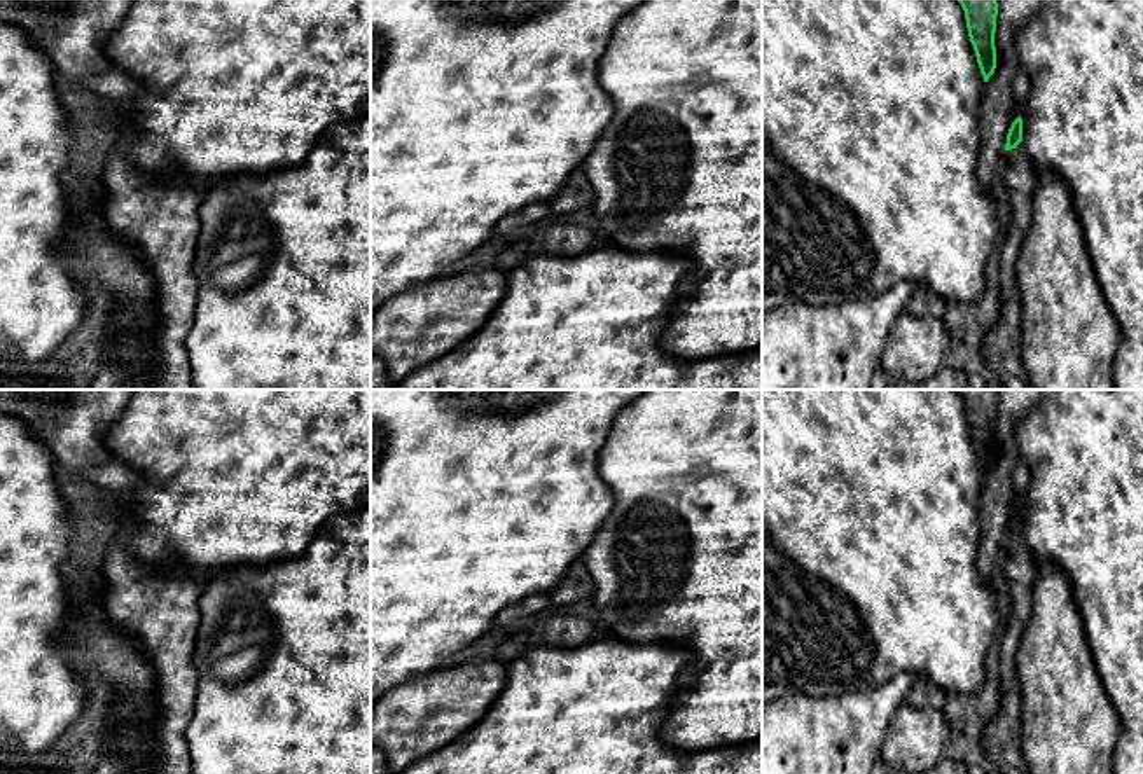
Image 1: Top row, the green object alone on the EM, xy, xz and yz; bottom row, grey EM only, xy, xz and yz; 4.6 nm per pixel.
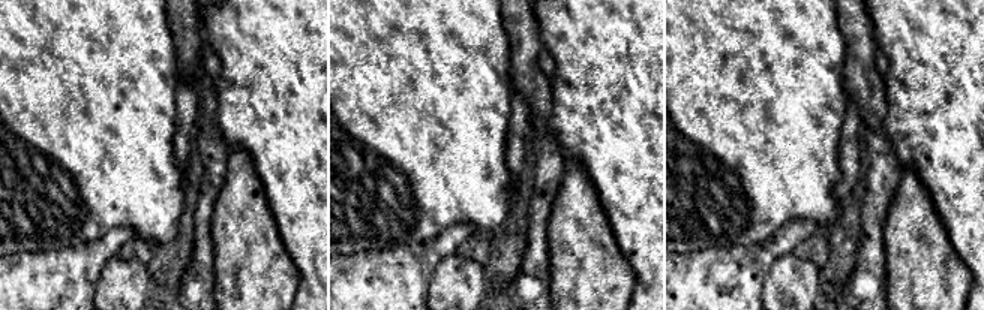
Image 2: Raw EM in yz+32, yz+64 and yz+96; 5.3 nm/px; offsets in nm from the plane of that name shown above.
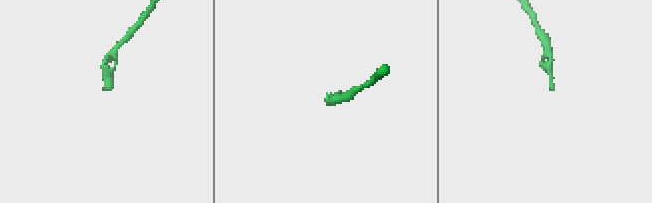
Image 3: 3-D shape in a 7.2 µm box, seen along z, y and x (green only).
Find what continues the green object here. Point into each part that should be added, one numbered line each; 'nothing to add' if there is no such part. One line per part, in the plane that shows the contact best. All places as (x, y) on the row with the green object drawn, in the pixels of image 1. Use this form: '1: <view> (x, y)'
nothing to add

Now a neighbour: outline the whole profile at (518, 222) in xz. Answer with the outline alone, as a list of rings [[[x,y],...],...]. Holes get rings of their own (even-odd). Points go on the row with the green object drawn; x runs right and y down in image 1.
[[[547,203],[530,204],[519,211],[507,215],[495,225],[495,234],[516,234],[524,232],[530,225],[547,218],[551,215]]]

